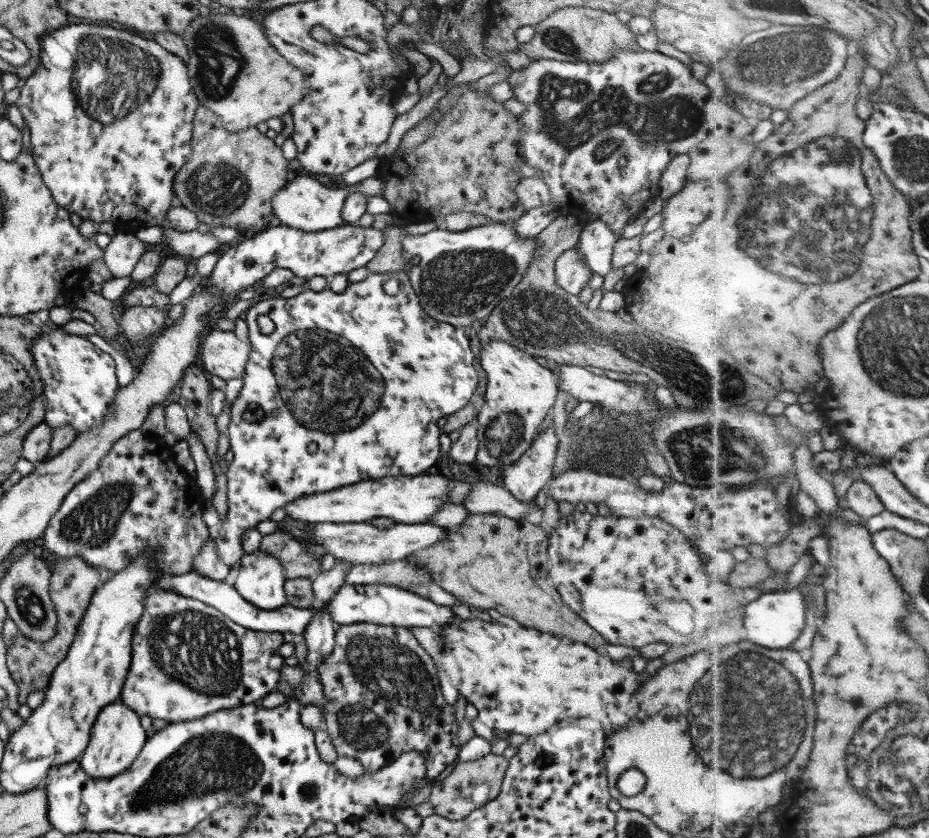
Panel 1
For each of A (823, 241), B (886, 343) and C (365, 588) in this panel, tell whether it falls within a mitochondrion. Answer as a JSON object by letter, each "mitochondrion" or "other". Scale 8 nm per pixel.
{"A":"mitochondrion","B":"mitochondrion","C":"other"}

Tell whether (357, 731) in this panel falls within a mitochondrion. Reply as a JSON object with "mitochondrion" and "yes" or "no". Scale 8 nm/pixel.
{"mitochondrion":"yes"}

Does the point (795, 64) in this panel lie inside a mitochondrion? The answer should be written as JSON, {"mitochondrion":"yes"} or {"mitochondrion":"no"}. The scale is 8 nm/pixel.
{"mitochondrion":"yes"}

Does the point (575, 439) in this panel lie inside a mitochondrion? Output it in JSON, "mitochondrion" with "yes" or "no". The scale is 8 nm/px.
{"mitochondrion":"no"}

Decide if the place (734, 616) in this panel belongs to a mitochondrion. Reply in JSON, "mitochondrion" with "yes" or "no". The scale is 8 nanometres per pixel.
{"mitochondrion":"no"}

